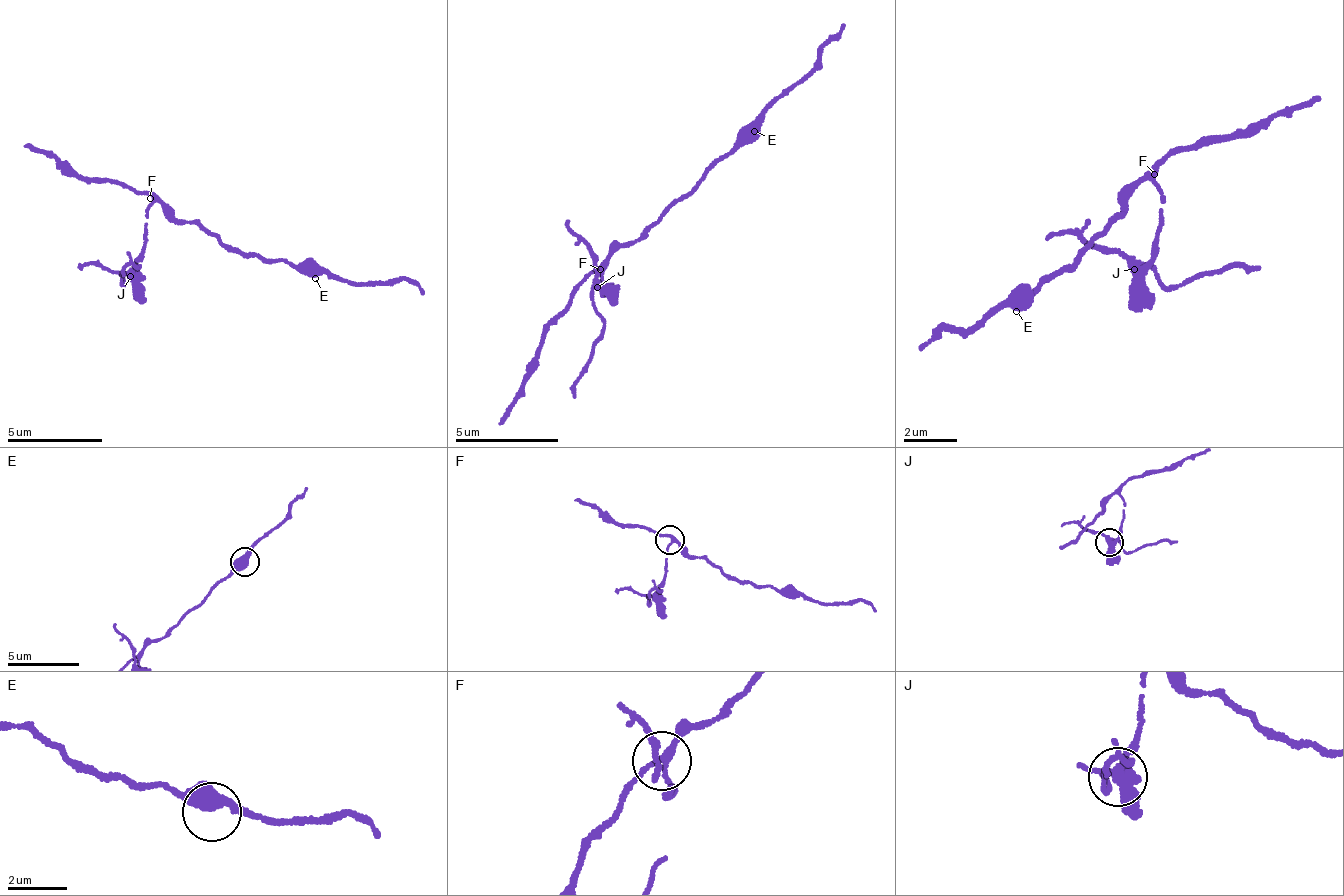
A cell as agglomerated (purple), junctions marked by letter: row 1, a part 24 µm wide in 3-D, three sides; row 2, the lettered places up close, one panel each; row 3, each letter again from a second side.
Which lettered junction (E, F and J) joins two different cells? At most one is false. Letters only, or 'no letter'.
J

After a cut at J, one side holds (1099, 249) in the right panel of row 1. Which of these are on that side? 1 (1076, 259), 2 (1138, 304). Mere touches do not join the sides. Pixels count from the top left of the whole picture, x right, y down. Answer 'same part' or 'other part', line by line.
1: other part
2: other part

